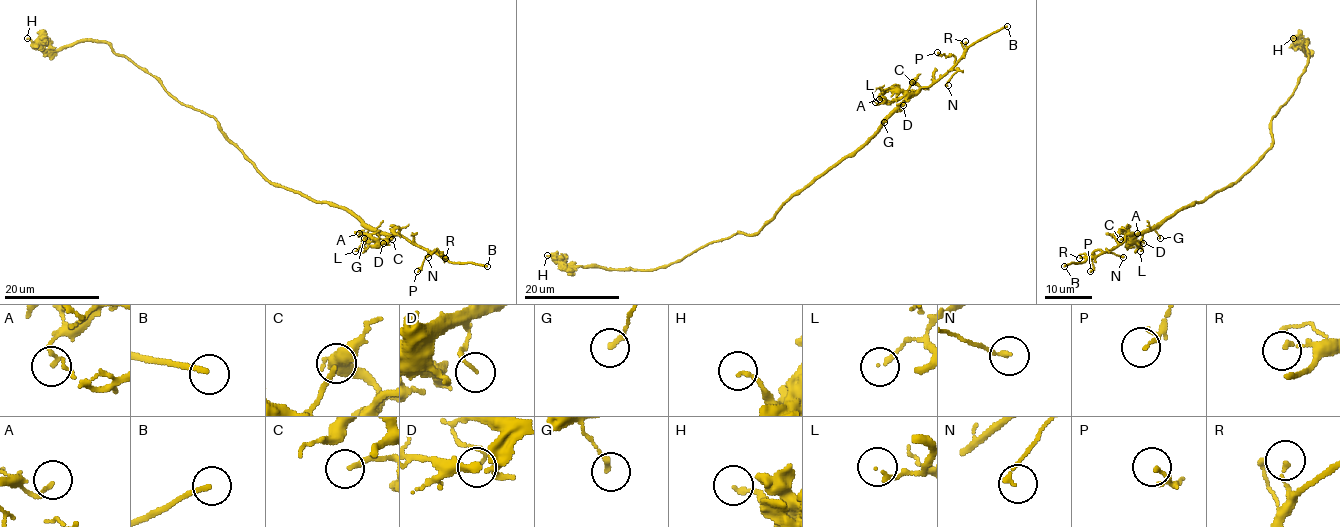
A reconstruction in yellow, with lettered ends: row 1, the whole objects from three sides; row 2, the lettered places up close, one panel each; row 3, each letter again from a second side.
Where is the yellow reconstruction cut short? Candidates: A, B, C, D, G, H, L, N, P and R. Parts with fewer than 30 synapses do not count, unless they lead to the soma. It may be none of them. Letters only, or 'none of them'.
B

